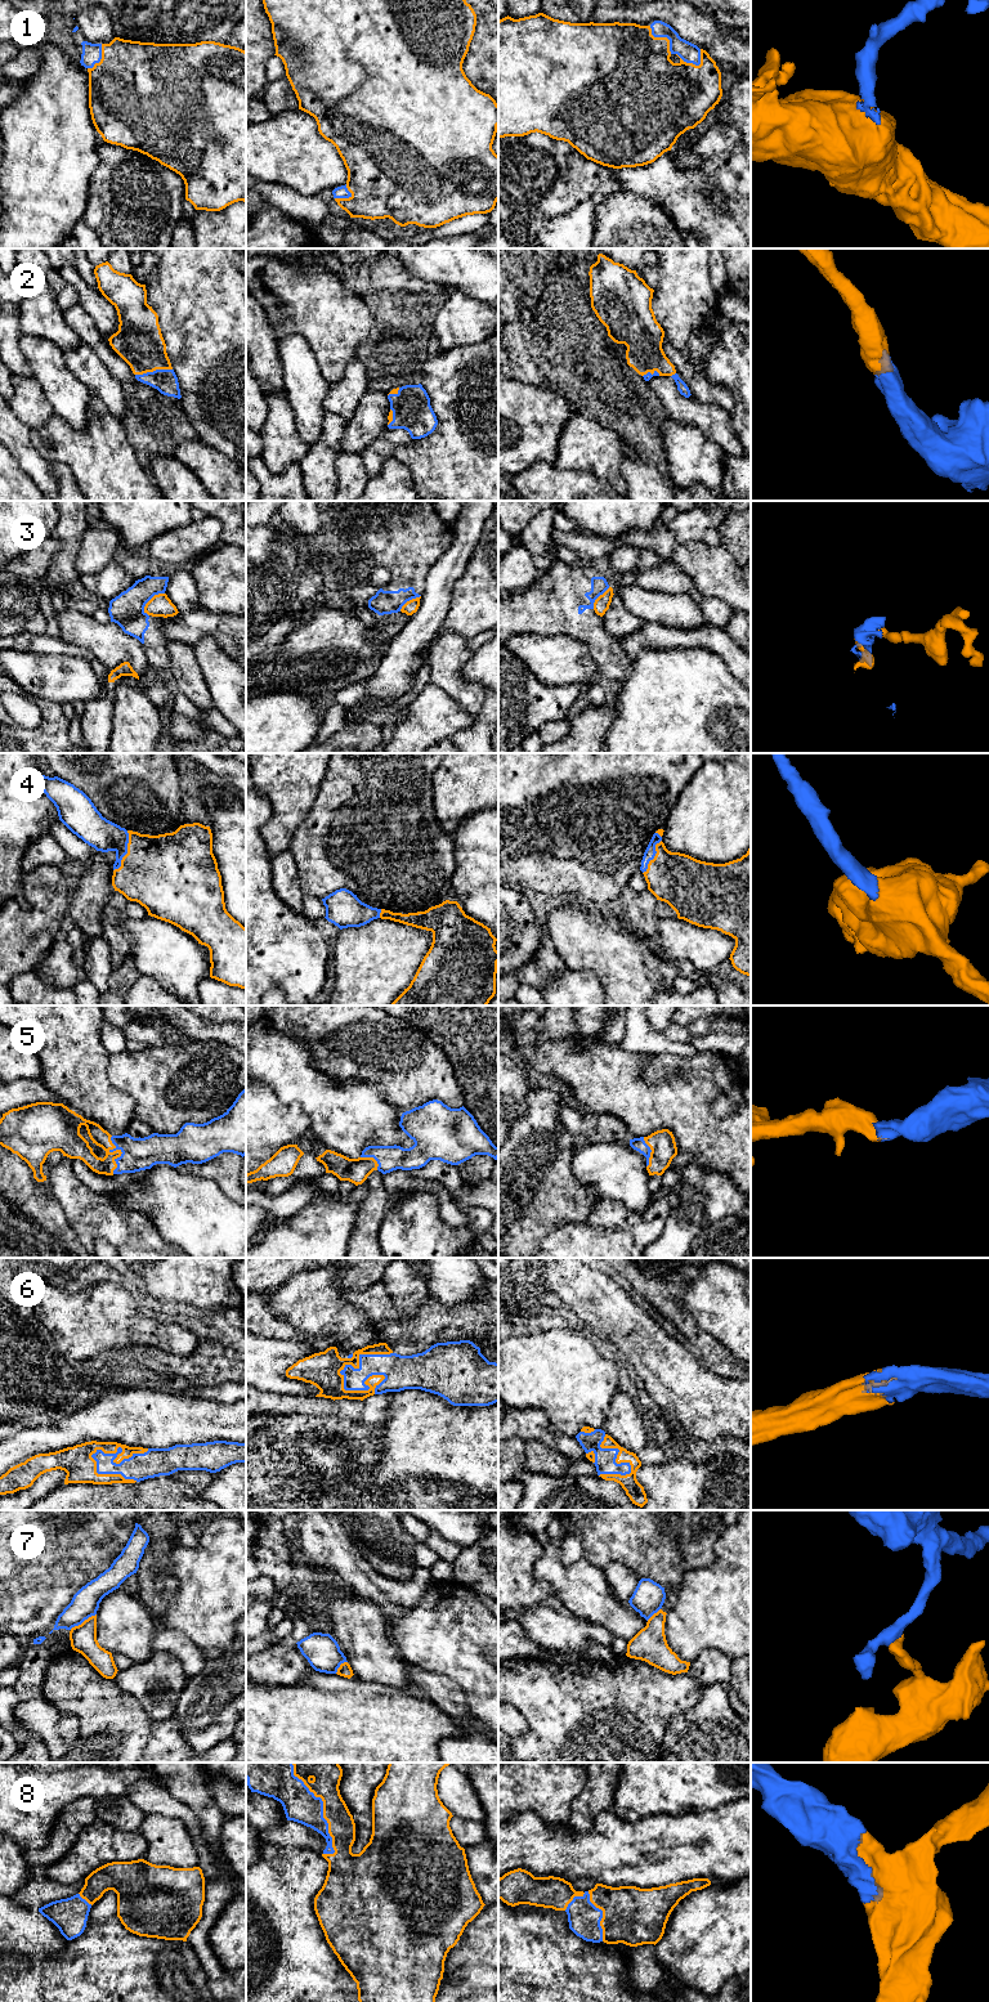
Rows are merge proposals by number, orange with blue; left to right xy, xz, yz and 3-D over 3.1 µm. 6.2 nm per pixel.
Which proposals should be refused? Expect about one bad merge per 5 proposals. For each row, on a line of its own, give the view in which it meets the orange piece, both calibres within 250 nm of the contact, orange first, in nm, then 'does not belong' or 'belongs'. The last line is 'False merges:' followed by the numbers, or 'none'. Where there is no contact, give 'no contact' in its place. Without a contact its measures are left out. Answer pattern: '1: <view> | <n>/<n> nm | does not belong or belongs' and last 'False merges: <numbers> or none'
1: yz | 440/120 nm | belongs
2: xy | 300/150 nm | belongs
3: xy | 140/200 nm | does not belong
4: xy | 460/200 nm | belongs
5: xy | 120/200 nm | belongs
6: xz | 220/180 nm | belongs
7: xy | 160/170 nm | does not belong
8: xz | 190/220 nm | belongs
False merges: 3, 7

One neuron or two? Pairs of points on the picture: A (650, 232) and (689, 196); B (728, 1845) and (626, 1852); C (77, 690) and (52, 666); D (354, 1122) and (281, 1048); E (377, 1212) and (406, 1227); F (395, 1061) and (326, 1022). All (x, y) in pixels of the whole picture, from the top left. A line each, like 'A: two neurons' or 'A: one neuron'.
A: two neurons
B: one neuron
C: one neuron
D: one neuron
E: two neurons
F: one neuron

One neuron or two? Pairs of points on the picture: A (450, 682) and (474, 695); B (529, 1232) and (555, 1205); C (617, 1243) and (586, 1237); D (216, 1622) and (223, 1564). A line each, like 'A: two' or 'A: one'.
A: one
B: one
C: one
D: one

